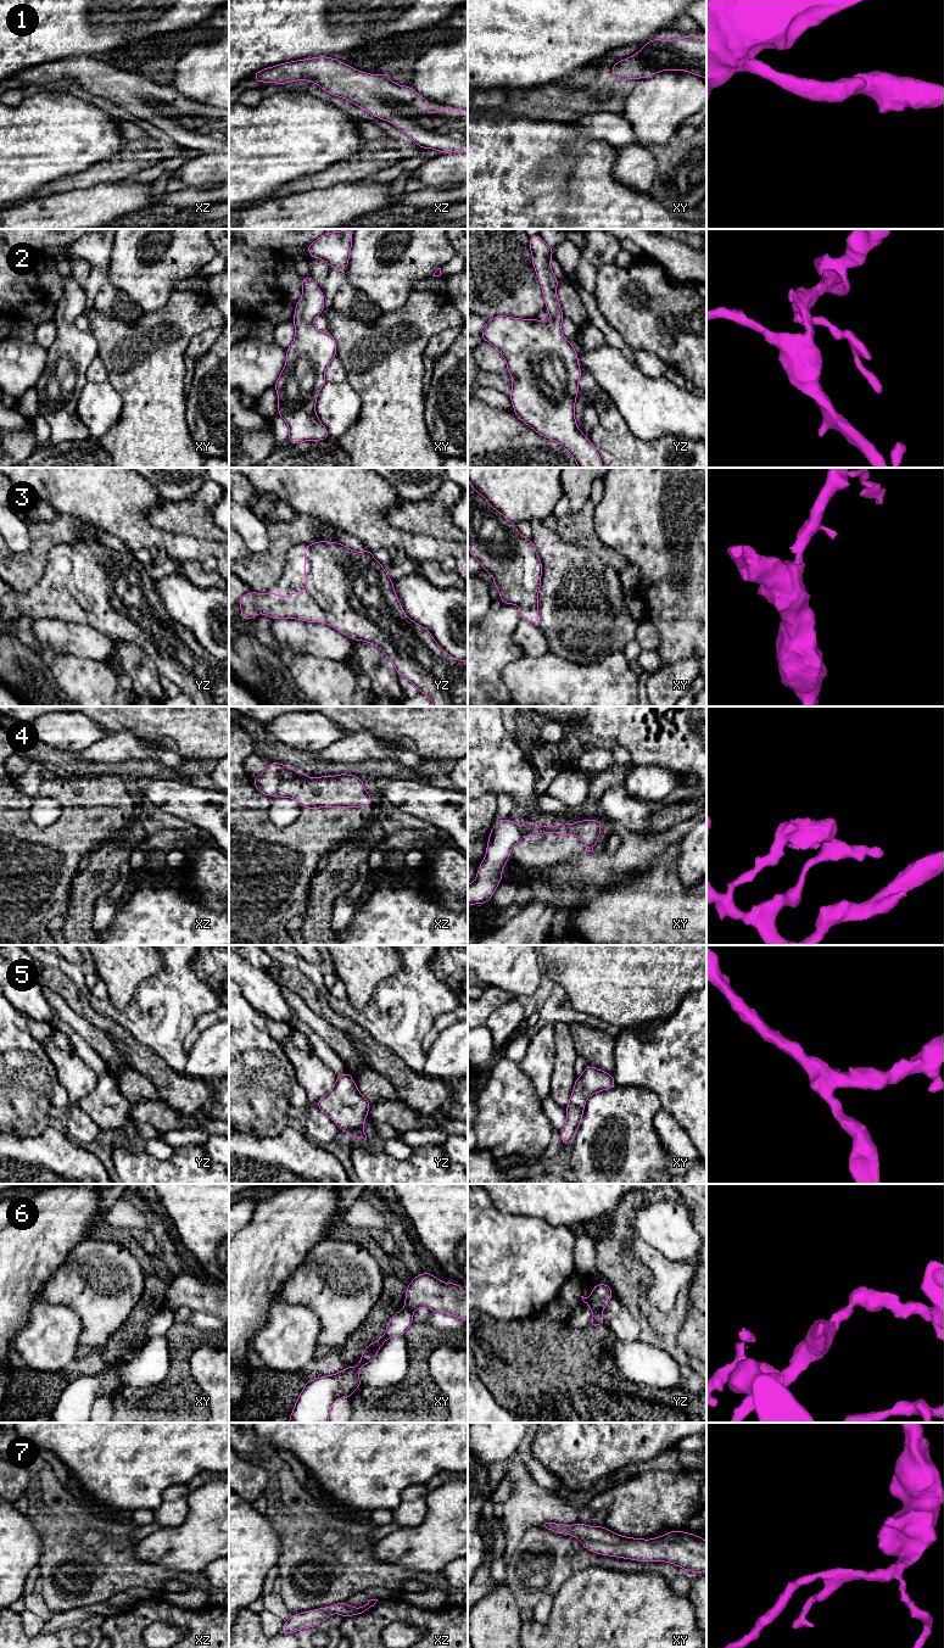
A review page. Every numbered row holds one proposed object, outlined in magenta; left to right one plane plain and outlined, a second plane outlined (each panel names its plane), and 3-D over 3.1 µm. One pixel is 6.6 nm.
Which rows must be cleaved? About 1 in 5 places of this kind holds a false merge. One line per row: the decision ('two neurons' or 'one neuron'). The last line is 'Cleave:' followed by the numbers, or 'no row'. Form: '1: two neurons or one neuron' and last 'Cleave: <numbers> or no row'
1: one neuron
2: one neuron
3: one neuron
4: two neurons
5: one neuron
6: two neurons
7: one neuron
Cleave: 4, 6

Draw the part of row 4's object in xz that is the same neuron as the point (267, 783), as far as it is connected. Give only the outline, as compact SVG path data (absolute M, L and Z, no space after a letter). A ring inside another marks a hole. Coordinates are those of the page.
M272 761L261 775L252 778L252 782L263 795L275 797L279 784L294 776L294 769L281 762Z

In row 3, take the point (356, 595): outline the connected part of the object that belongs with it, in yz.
M318 541L315 543L306 544L303 571L306 575L306 586L308 590L307 592L296 591L294 594L289 594L286 598L283 598L279 593L257 593L252 591L244 594L239 602L241 607L240 618L244 620L252 620L258 613L262 613L263 615L269 616L274 620L297 619L306 622L326 622L329 626L334 627L339 632L348 636L352 641L364 641L380 648L382 653L393 663L397 675L404 677L410 683L413 683L418 688L419 693L428 695L432 702L434 706L468 706L468 659L457 660L452 658L437 644L428 629L407 618L402 604L398 600L396 592L393 591L392 579L387 575L384 566L374 558L370 551L365 548L363 552L358 553L350 547L341 544L340 542L328 541Z

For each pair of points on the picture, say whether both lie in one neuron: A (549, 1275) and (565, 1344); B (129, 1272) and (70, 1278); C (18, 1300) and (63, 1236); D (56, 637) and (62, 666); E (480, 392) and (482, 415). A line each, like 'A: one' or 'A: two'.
A: two
B: one
C: one
D: two
E: two

